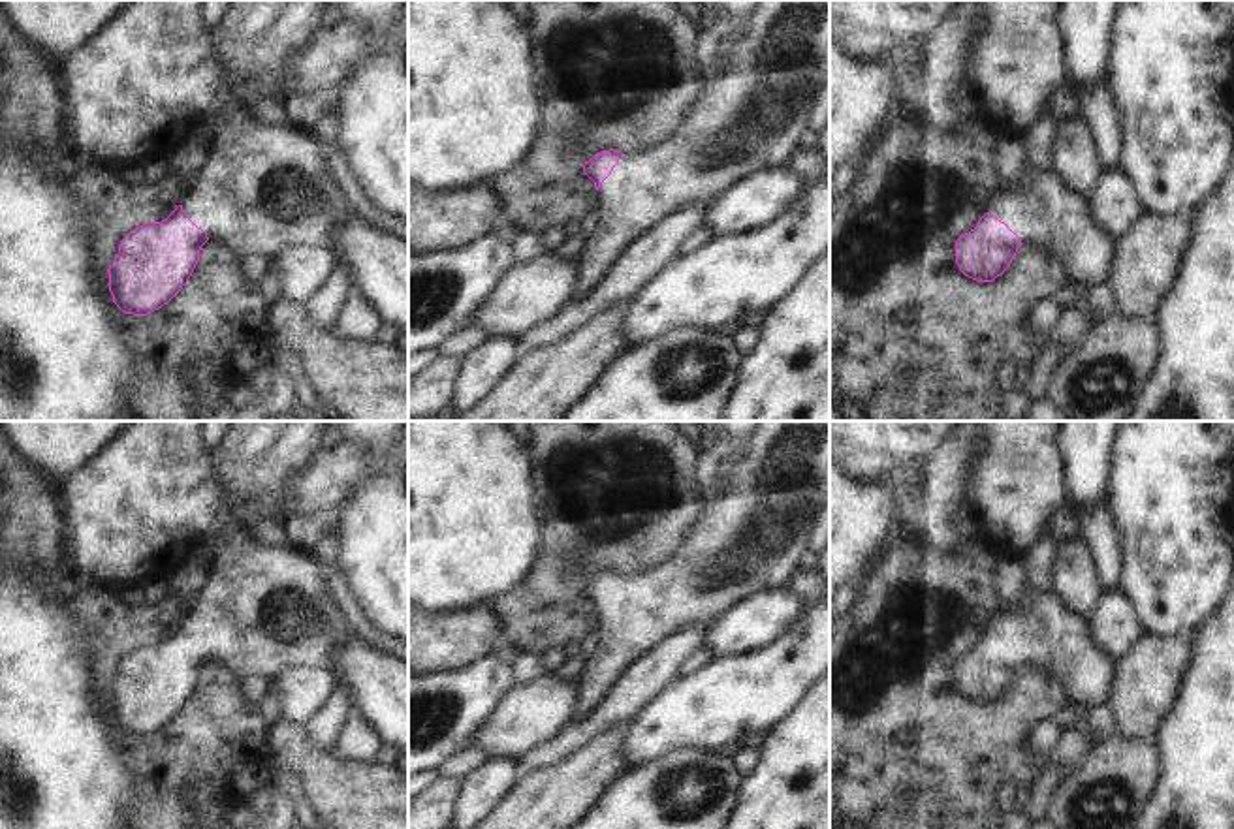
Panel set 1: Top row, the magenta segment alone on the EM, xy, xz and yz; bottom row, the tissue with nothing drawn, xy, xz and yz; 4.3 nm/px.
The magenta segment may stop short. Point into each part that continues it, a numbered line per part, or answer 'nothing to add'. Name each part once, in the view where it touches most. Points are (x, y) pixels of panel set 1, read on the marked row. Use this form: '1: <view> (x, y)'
1: yz (1039, 209)

